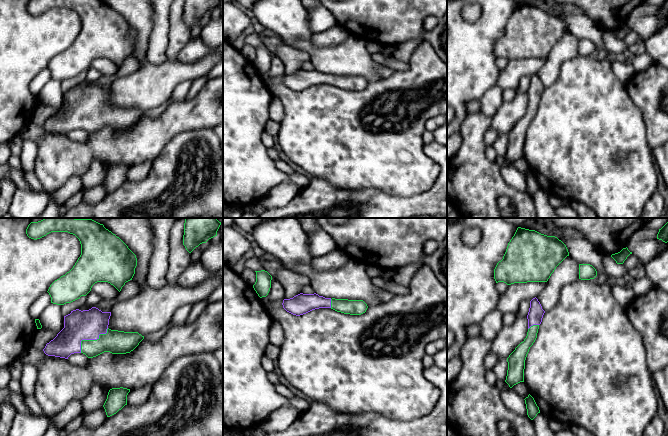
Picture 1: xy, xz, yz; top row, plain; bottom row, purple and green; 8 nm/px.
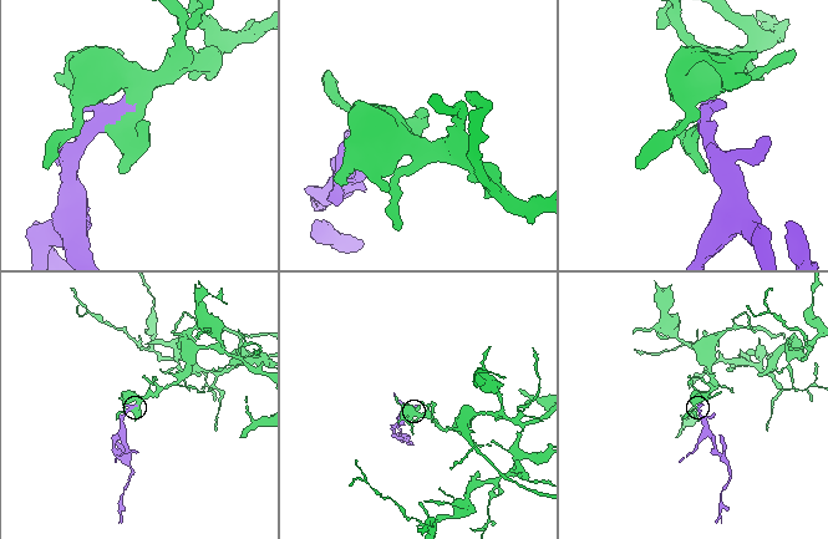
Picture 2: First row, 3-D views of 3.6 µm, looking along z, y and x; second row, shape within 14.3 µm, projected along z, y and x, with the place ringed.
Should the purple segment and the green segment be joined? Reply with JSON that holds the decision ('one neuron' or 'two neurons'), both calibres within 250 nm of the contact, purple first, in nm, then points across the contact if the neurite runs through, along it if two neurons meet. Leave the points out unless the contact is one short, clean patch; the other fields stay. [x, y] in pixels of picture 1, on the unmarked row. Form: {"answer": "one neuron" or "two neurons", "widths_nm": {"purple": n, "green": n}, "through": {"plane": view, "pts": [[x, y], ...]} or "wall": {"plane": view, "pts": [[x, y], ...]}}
{"answer": "one neuron", "widths_nm": {"purple": 240, "green": 190}}

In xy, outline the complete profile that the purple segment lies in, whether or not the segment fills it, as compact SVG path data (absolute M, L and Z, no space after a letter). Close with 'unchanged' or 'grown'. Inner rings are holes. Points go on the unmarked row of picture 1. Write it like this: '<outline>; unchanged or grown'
M96 83L89 86L73 86L64 92L64 104L57 112L46 120L43 125L48 132L68 135L71 130L83 129L88 134L96 133L104 128L112 130L126 130L133 127L144 112L138 108L124 108L108 104L111 88L102 88Z; grown

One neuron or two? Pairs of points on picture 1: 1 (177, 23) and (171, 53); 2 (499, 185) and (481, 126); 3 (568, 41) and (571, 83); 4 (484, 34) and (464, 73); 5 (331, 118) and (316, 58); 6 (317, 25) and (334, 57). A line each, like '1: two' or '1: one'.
1: one
2: one
3: two
4: one
5: two
6: two

